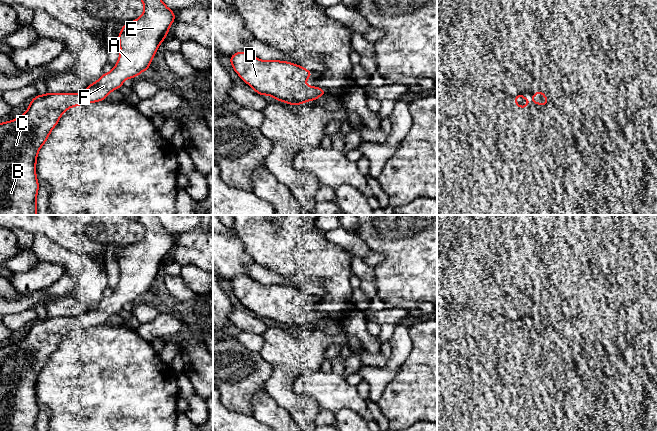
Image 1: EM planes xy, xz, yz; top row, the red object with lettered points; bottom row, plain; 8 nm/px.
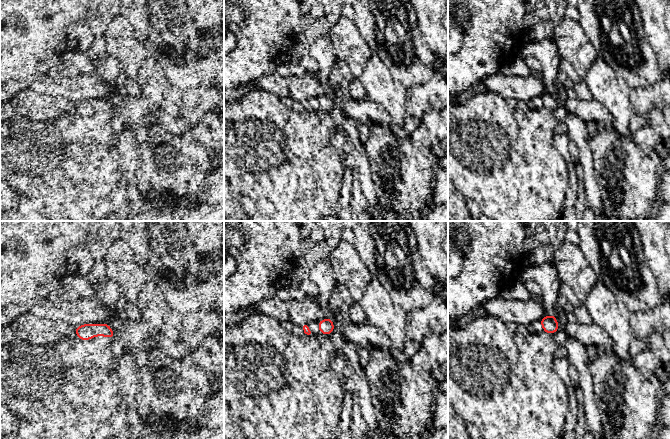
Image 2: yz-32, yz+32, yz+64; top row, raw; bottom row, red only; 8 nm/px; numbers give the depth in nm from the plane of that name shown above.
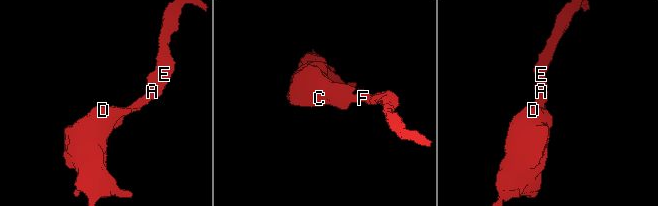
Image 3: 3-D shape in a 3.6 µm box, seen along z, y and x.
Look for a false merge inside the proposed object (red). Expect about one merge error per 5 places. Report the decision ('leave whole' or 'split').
leave whole

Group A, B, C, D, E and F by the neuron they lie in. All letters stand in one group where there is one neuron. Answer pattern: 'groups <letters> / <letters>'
groups A B C D E F

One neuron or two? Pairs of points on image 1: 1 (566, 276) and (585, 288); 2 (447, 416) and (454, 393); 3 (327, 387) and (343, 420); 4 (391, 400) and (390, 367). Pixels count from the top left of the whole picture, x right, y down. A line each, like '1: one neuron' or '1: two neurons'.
1: two neurons
2: two neurons
3: two neurons
4: two neurons

